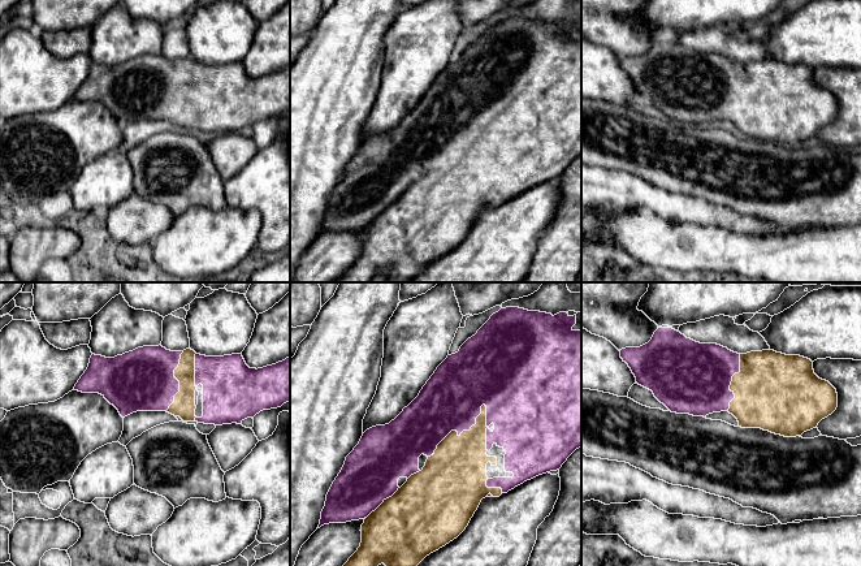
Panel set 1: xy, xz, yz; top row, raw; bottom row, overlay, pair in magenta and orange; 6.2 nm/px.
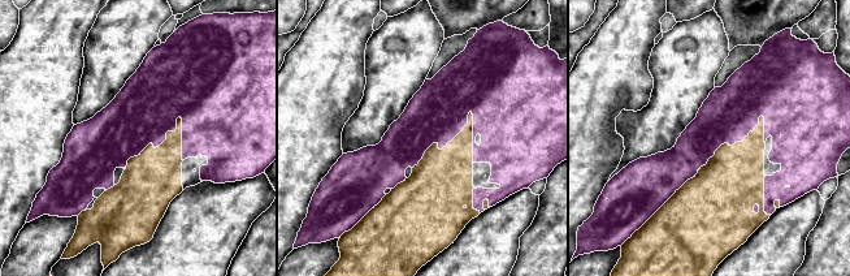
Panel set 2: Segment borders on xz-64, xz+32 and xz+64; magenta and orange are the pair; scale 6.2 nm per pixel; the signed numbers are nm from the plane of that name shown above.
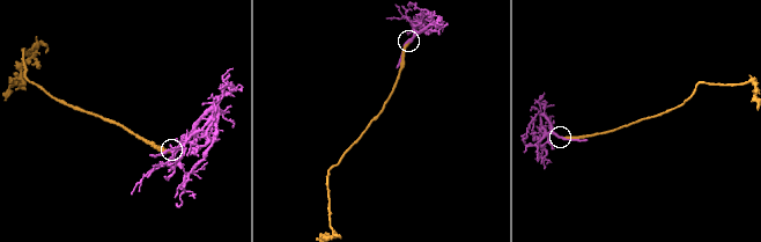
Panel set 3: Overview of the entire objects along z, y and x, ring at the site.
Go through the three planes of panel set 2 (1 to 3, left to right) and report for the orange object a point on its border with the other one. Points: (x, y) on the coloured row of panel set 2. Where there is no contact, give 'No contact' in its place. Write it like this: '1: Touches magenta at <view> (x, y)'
1: Touches magenta at xz-64 (157, 146)
2: Touches magenta at xz+32 (443, 146)
3: Touches magenta at xz+64 (733, 143)

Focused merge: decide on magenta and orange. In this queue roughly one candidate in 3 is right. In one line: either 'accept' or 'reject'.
accept

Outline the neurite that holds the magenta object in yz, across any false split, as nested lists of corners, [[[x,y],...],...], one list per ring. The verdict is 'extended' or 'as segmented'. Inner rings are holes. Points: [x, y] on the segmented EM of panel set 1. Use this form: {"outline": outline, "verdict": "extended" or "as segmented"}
{"outline": [[[658,328],[648,344],[619,351],[636,383],[652,390],[671,412],[705,418],[713,412],[728,411],[741,428],[761,428],[784,437],[796,437],[817,428],[838,407],[836,389],[814,373],[810,359],[800,355],[786,355],[774,350],[737,354],[717,344],[696,342],[672,328]]], "verdict": "extended"}

